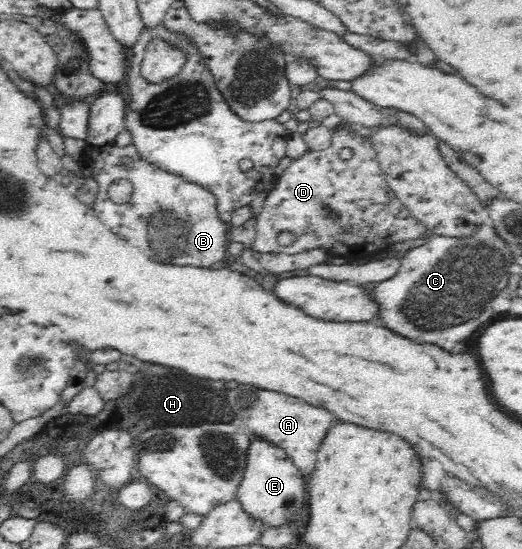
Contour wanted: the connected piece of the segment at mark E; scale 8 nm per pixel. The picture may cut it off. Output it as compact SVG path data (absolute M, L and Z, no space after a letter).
M251 434L245 472L237 496L245 511L254 518L263 520L266 527L279 526L285 522L293 522L297 512L305 514L307 500L303 498L307 498L306 478L295 468L287 451L262 435Z

